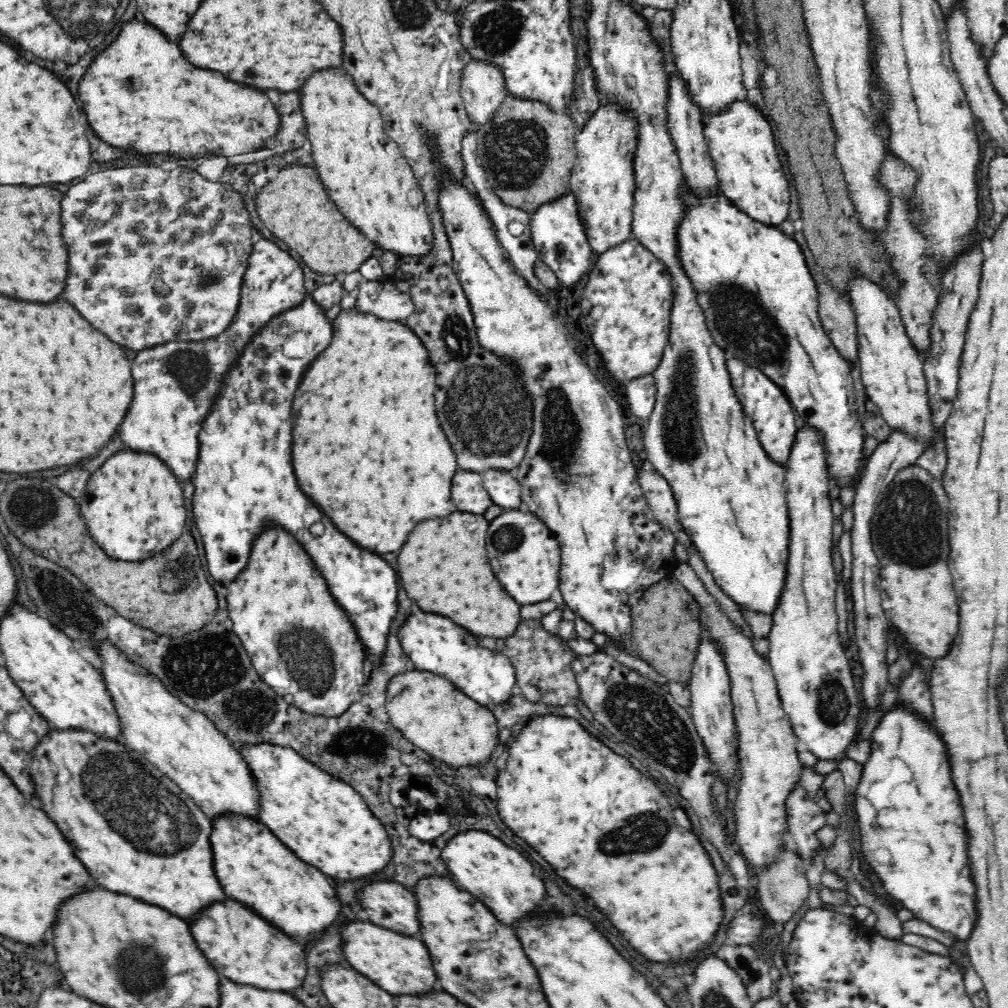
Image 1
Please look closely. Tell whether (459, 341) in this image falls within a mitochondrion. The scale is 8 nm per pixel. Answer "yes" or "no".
yes

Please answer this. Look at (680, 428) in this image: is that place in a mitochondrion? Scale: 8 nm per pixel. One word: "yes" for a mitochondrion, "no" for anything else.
yes

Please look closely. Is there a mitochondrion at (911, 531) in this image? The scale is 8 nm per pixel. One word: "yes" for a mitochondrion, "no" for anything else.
yes

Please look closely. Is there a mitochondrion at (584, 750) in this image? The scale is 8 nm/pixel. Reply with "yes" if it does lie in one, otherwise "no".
no

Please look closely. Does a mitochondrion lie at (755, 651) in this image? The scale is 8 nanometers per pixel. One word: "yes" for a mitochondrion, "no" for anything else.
no

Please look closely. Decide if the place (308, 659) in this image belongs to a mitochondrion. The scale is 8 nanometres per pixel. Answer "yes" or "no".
yes

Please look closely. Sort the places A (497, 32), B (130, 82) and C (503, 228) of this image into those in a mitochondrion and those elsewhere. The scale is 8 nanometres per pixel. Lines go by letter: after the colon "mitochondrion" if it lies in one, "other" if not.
A: mitochondrion
B: mitochondrion
C: other

